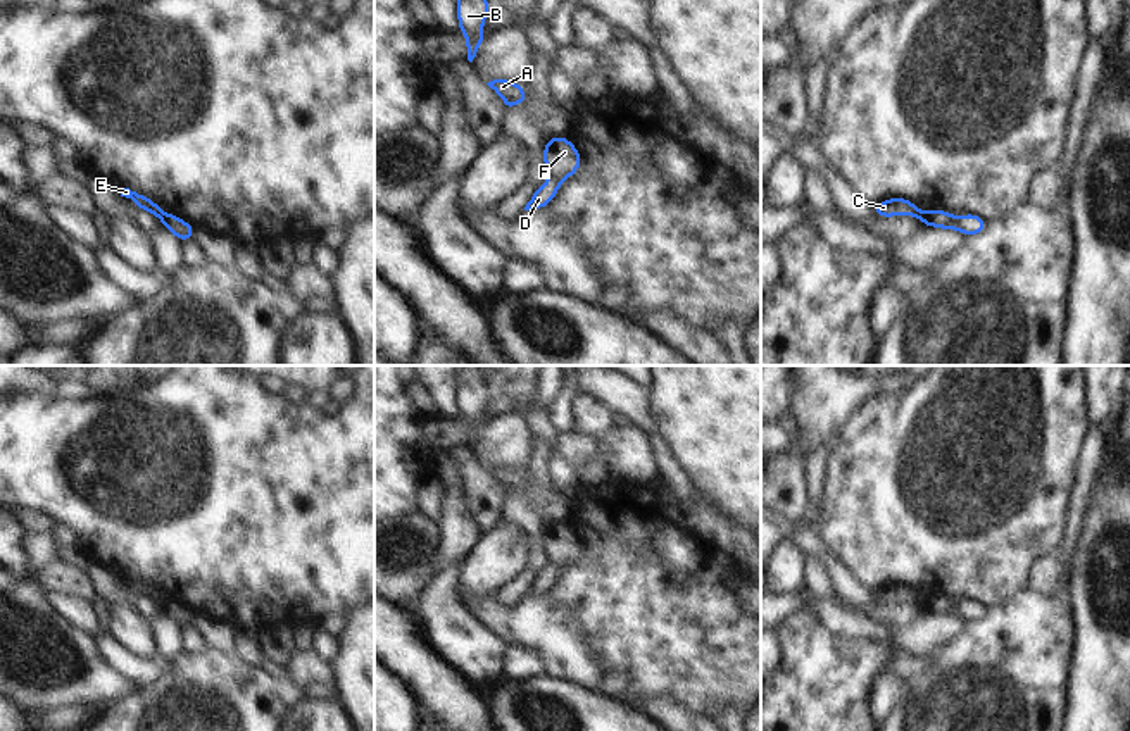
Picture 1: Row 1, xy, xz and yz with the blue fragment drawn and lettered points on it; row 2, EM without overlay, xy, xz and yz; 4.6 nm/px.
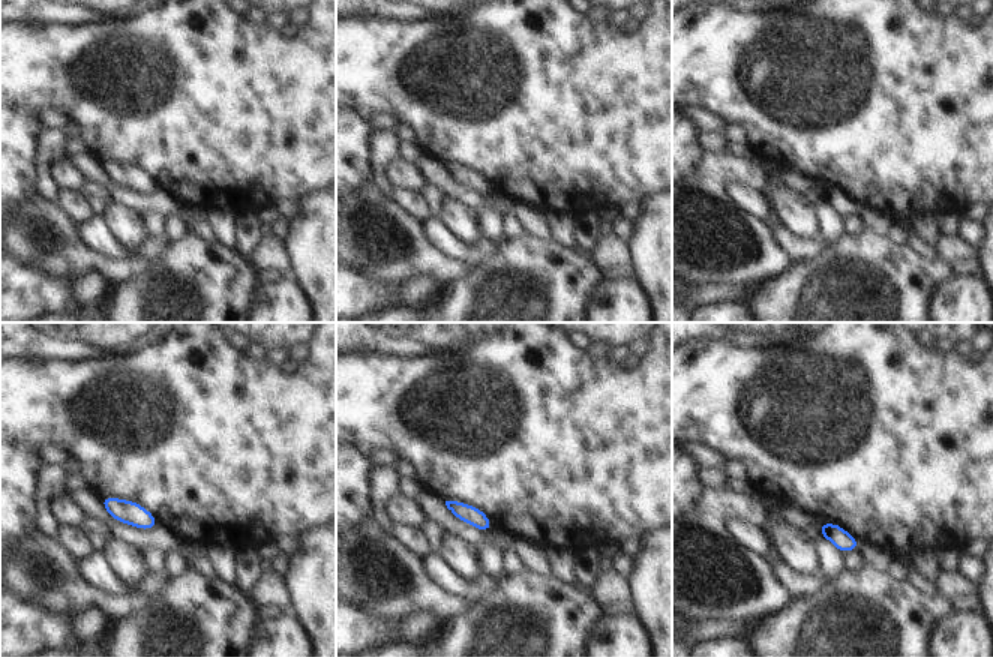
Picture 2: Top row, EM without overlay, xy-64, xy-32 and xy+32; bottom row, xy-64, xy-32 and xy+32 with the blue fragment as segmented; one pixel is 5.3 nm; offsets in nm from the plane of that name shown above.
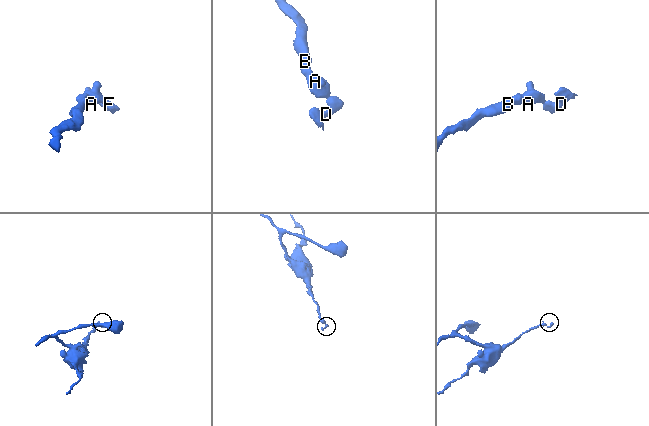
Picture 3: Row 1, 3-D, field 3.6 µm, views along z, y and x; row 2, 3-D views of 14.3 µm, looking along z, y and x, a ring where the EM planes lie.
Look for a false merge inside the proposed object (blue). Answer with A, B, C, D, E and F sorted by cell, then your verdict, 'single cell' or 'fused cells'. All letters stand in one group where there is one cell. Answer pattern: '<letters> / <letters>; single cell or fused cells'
A B C E / D F; fused cells

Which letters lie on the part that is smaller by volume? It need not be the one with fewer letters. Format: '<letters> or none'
D, F

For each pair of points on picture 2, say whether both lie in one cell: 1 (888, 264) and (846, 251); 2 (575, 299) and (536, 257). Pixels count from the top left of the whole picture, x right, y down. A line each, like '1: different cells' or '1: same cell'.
1: same cell
2: same cell

